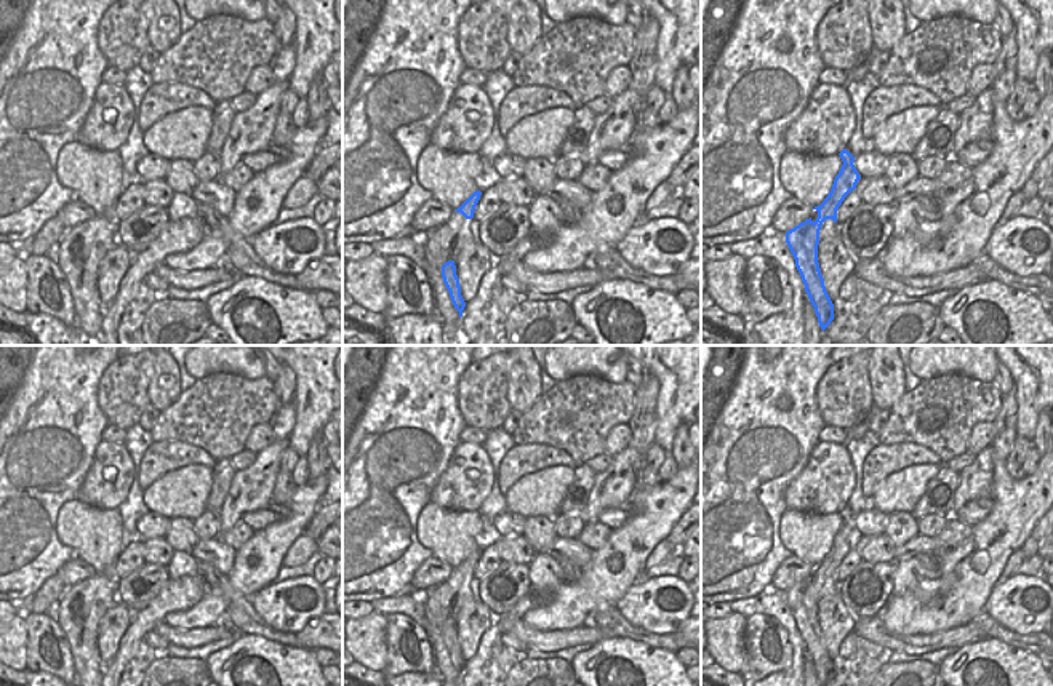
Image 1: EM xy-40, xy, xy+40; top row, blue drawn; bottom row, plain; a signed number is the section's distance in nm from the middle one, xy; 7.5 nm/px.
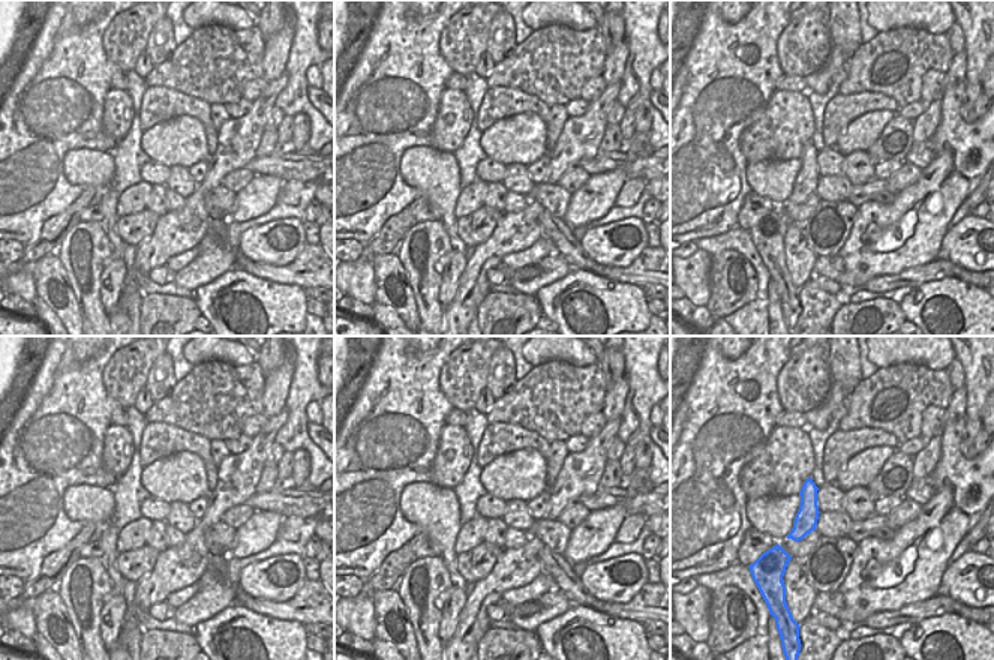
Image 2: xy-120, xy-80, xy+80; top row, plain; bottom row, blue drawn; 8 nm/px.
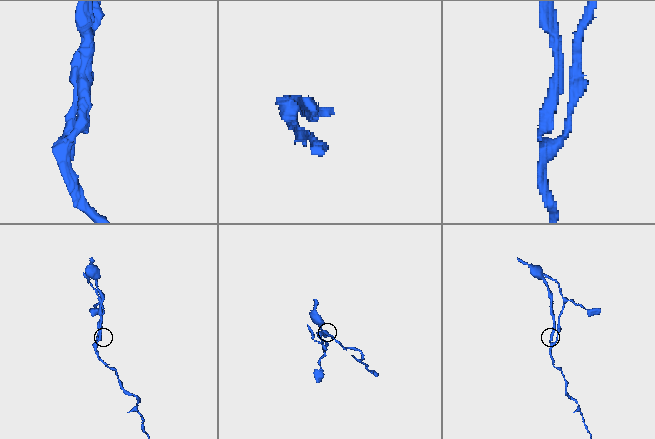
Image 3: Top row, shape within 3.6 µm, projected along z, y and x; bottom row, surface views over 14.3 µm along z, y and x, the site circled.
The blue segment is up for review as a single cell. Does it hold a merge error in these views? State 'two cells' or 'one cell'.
two cells

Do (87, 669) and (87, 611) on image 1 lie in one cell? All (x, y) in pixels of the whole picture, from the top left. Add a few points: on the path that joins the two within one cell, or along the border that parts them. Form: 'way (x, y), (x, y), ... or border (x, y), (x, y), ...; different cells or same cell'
way (85, 654), (85, 626); same cell

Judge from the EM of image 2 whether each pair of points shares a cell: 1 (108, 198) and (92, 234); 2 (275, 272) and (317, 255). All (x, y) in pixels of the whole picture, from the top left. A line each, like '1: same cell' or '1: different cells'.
1: different cells
2: same cell

